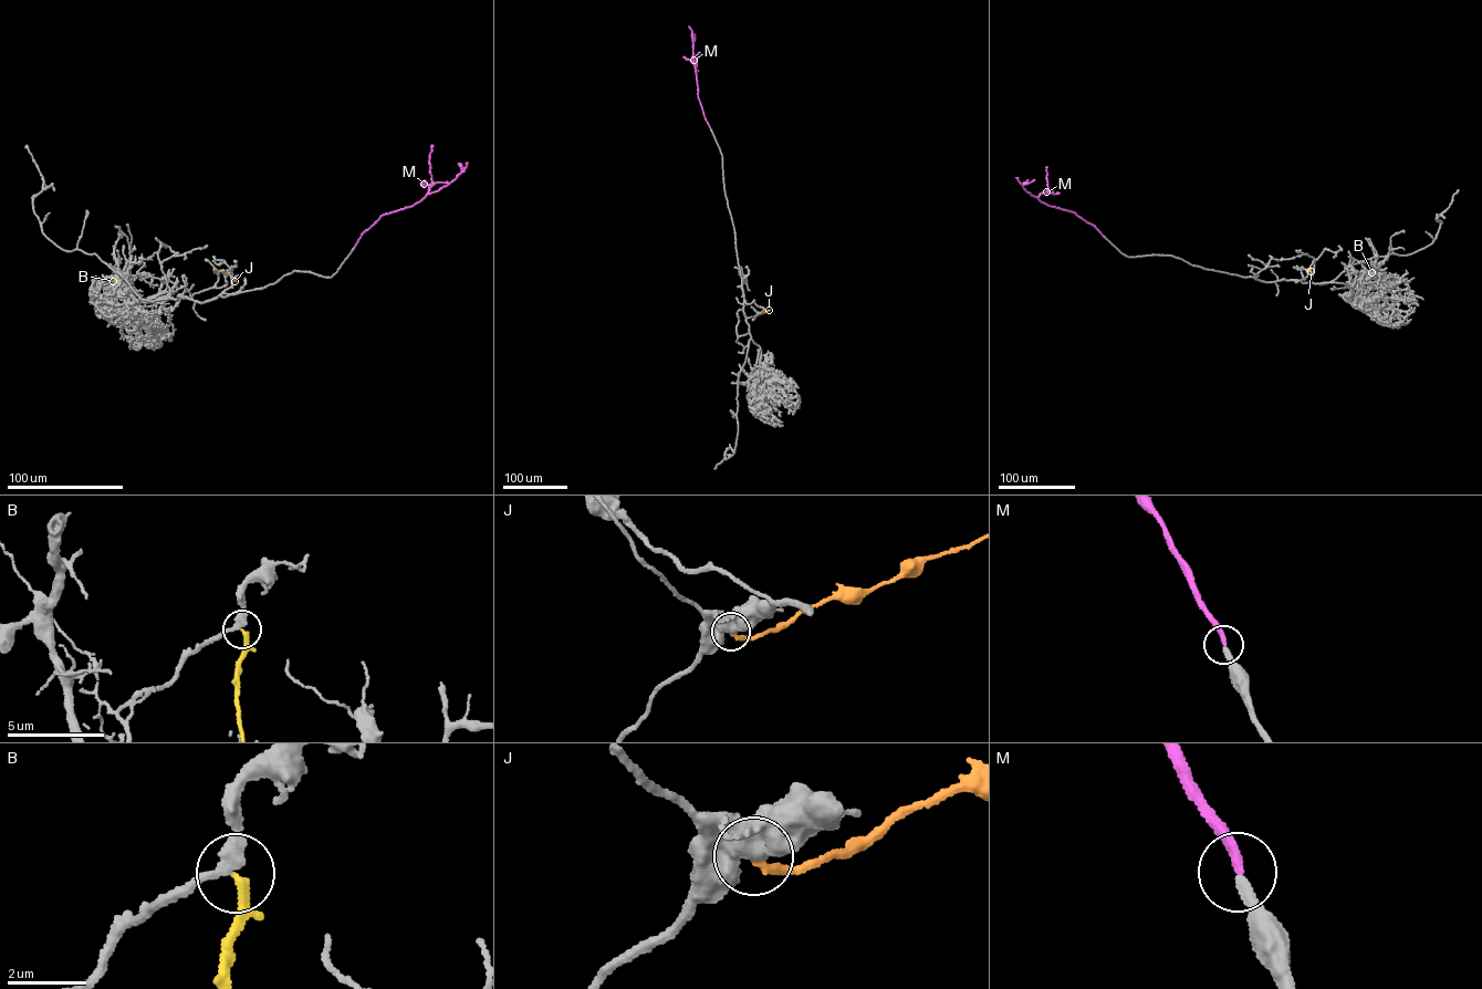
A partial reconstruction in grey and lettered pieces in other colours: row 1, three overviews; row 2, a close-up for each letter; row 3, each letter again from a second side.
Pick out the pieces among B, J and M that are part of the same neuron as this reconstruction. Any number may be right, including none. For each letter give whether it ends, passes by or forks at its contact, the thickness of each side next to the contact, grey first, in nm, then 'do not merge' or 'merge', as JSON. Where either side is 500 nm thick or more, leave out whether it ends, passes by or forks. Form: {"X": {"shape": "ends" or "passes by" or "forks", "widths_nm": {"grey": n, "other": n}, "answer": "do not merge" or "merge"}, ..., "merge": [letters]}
{"B": {"shape": "ends", "widths_nm": {"grey": 280, "other": 240}, "answer": "do not merge"}, "J": {"widths_nm": {"grey": 600, "other": 220}, "answer": "do not merge"}, "M": {"shape": "ends", "widths_nm": {"grey": 280, "other": 320}, "answer": "merge"}, "merge": ["M"]}

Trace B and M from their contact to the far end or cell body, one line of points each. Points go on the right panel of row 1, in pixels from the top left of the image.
B: (1369, 272), (1383, 276), (1381, 272)
M: (1103, 236), (1074, 212), (1049, 206), (1026, 191), (1023, 185), (1034, 179)

